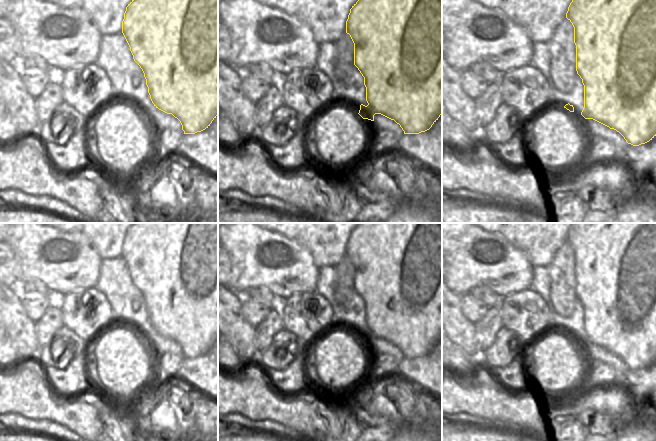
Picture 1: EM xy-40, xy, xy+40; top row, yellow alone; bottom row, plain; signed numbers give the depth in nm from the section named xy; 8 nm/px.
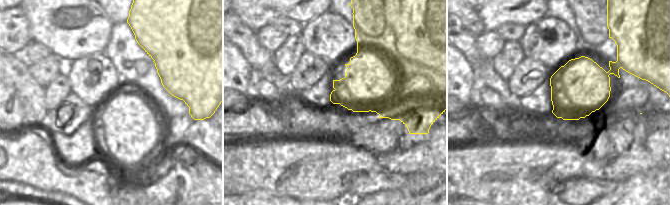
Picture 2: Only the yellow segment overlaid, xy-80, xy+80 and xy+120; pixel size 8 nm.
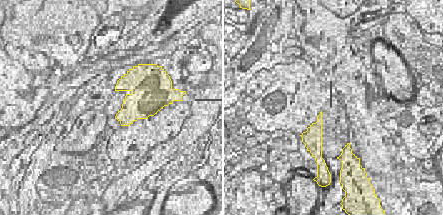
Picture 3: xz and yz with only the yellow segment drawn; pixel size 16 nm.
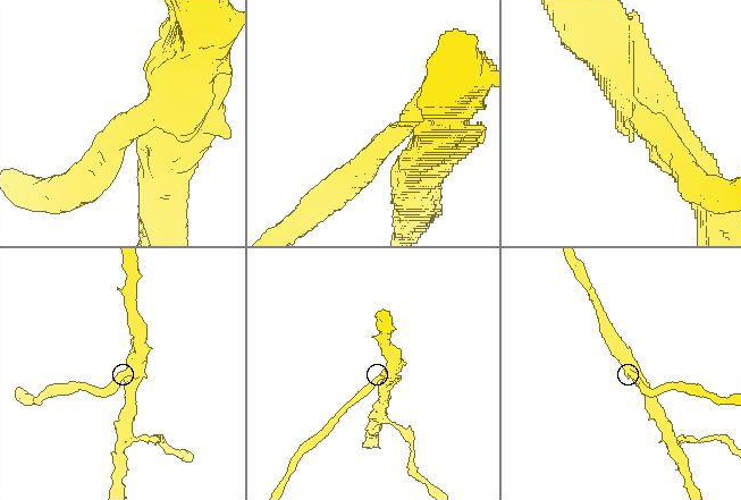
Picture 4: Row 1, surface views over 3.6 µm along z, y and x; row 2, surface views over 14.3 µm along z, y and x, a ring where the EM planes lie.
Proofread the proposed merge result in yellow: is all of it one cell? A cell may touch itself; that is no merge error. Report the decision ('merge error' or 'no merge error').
merge error

